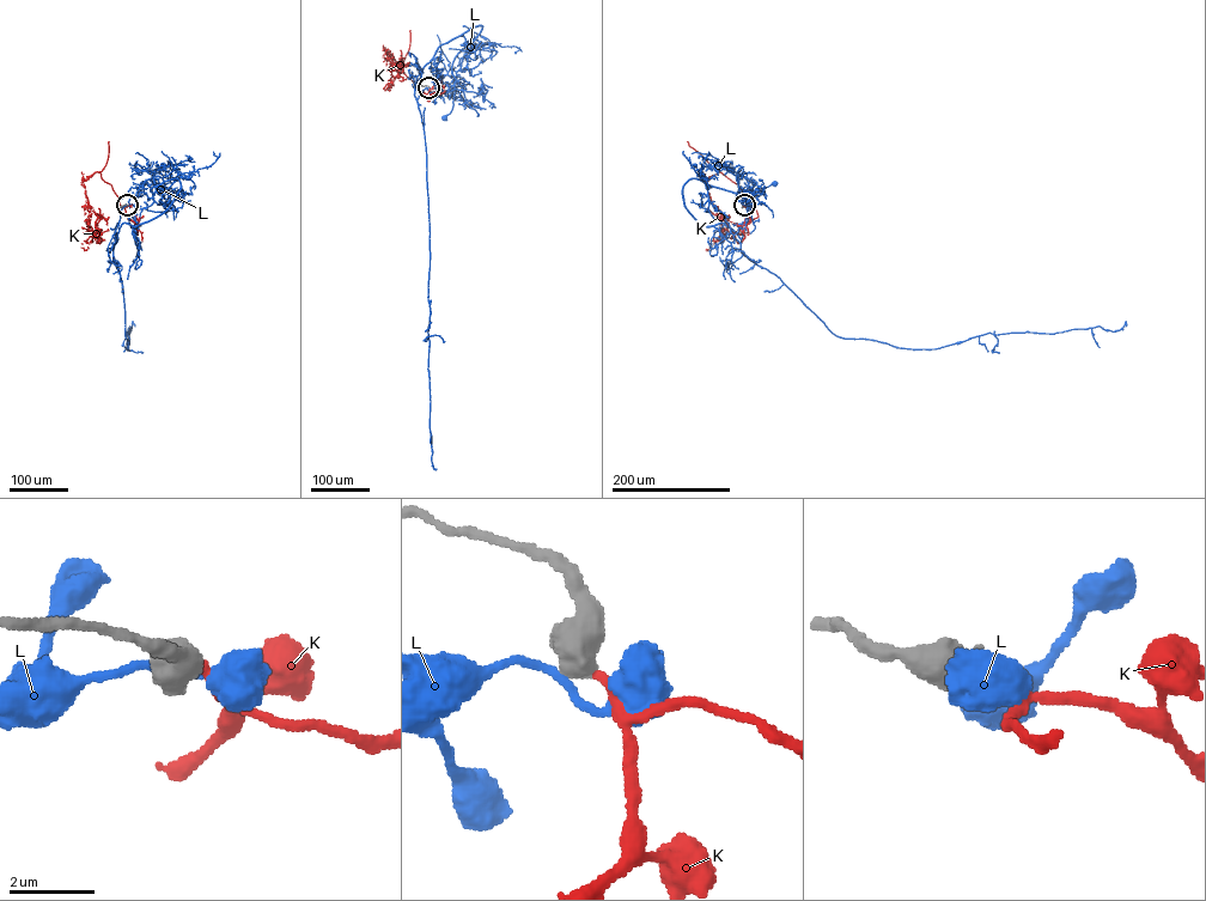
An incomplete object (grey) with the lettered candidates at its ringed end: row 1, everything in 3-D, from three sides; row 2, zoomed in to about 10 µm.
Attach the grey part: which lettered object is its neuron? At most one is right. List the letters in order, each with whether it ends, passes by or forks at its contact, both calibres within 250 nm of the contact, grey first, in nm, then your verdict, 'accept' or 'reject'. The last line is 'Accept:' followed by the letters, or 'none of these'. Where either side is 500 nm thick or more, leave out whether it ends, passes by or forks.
K: 700/220 nm | accept
L: 750/190 nm | reject
Accept: K

